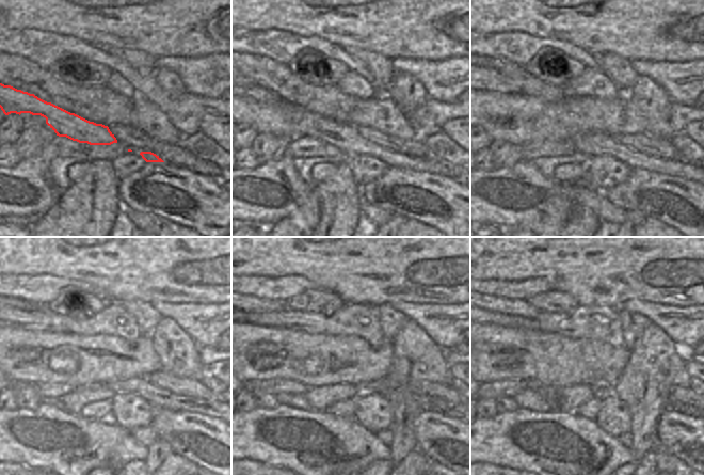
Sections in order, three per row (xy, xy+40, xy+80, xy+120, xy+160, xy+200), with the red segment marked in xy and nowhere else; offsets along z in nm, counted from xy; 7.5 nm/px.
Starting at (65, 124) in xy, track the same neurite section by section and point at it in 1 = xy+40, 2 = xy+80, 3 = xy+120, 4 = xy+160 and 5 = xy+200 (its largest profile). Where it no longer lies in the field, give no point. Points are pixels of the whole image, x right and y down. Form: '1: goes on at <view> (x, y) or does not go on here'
1: goes on at xy+40 (345, 137)
2: goes on at xy+80 (589, 143)
3: goes on at xy+120 (157, 397)
4: goes on at xy+160 (426, 405)
5: goes on at xy+200 (687, 410)

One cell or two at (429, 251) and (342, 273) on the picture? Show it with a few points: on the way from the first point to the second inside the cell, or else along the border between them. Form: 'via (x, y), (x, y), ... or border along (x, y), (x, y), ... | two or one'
via (408, 253), (389, 253), (386, 256), (364, 257) | one

